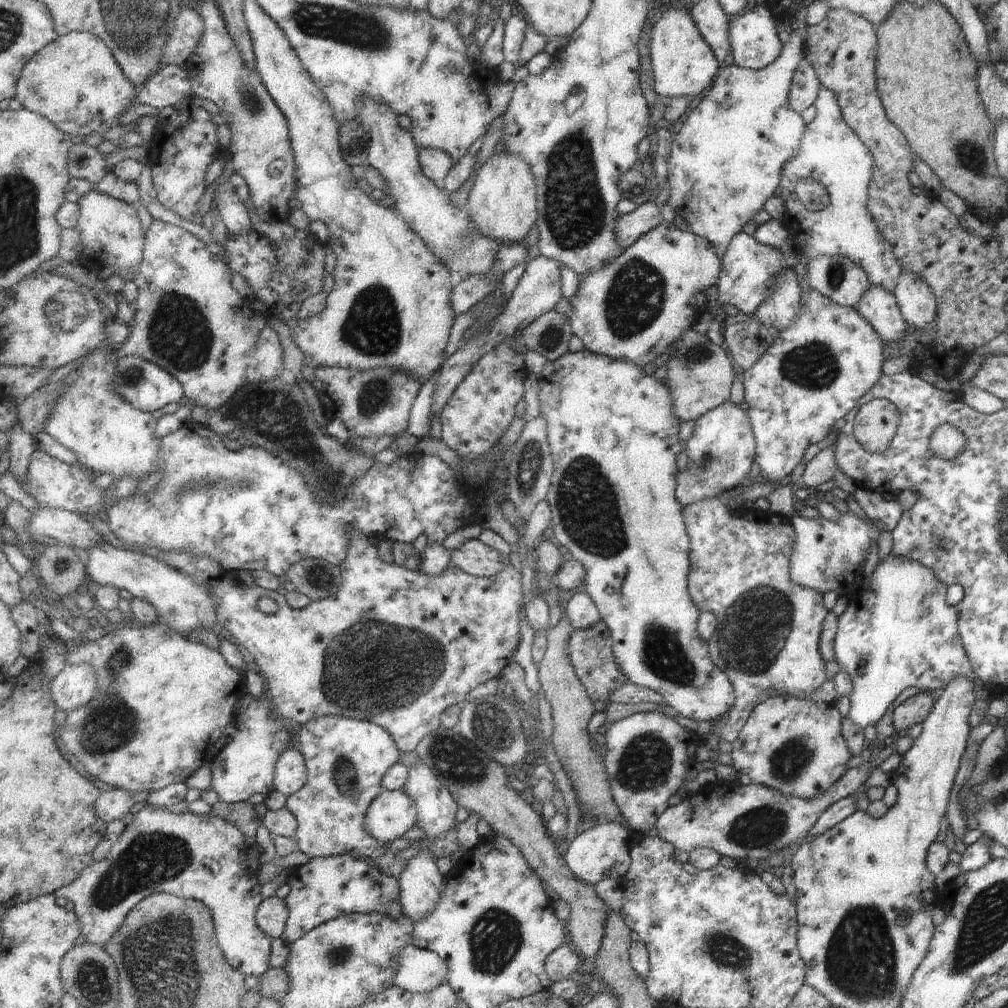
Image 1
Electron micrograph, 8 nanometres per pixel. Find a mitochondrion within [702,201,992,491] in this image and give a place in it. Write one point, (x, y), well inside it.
(814, 365)

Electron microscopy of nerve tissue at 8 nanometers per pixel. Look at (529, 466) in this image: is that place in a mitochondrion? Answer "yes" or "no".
yes

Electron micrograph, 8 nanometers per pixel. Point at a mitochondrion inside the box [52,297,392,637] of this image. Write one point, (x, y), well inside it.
(273, 414)

